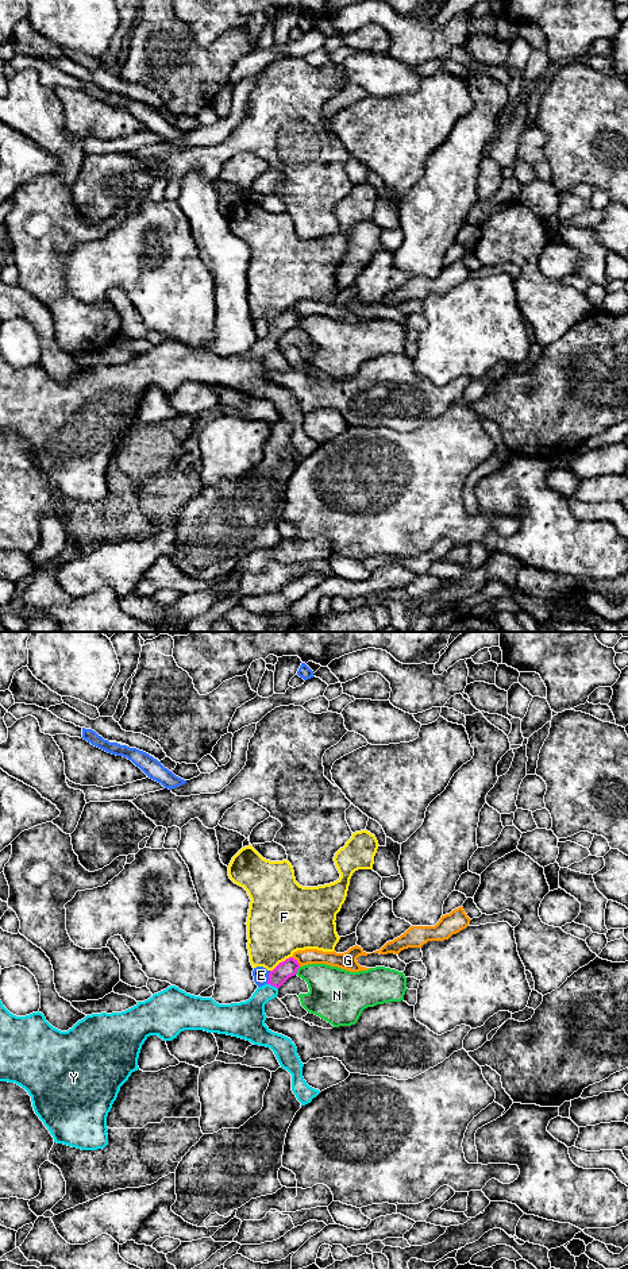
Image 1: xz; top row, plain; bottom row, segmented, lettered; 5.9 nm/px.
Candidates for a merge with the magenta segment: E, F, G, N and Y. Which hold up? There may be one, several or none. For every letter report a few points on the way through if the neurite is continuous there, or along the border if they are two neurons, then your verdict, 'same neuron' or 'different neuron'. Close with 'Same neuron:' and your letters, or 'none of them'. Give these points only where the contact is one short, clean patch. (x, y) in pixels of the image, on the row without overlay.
E: different neuron
F: along xz (291, 308), (280, 313), (270, 323) | different neuron
G: along xz (292, 308), (300, 317) | different neuron
N: different neuron
Y: across xz (288, 320), (273, 338), (255, 355), (247, 370) | same neuron
Same neuron: Y

